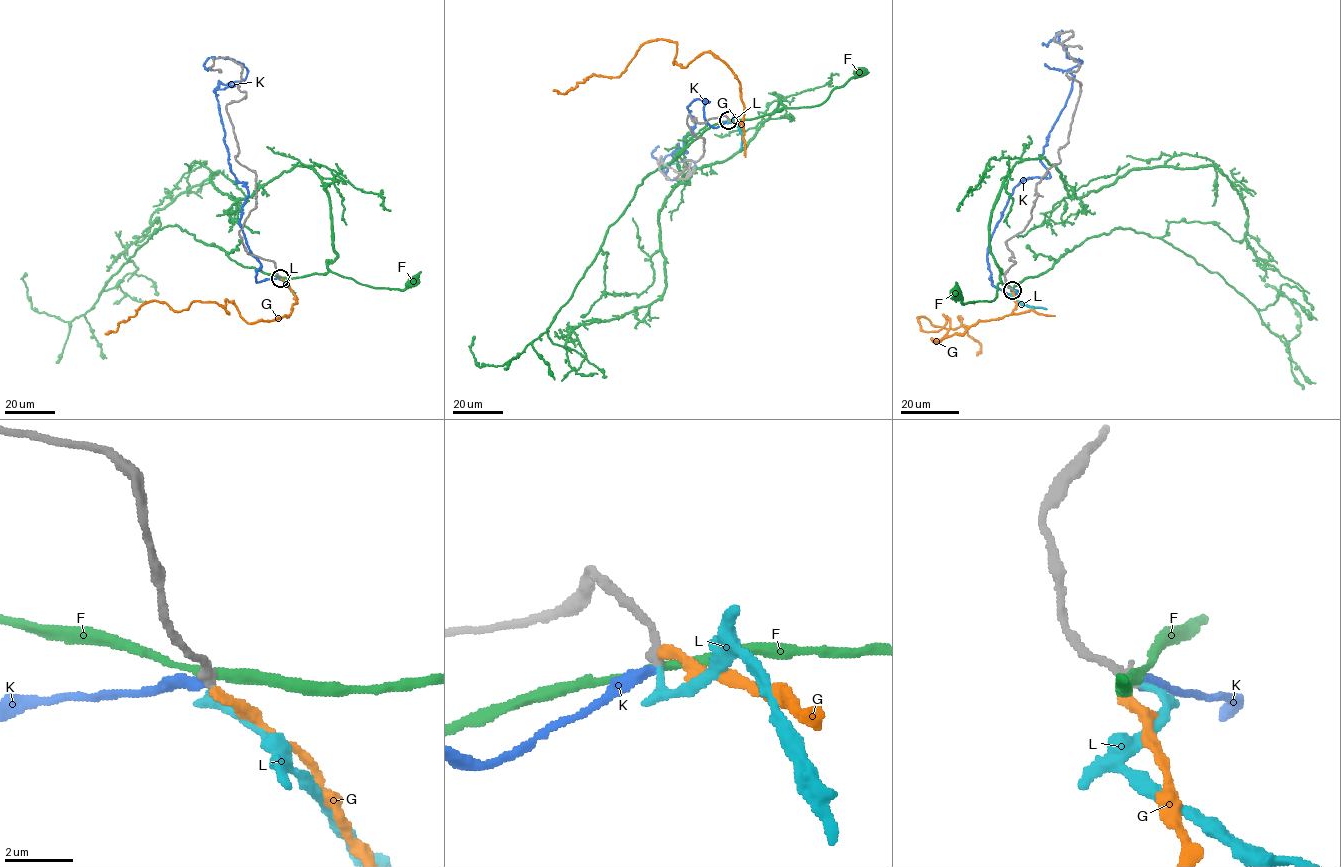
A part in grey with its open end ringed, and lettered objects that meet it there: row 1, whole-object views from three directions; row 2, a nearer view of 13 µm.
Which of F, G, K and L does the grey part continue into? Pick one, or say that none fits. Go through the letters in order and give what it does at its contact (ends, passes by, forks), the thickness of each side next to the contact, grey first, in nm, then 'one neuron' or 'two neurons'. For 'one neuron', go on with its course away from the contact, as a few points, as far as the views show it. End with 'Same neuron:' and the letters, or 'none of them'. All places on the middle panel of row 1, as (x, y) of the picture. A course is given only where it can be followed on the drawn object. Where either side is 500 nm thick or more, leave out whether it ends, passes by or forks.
F: it passes by; calibres 320 and 240 nm; two neurons
G: it ends; calibres 320 and 280 nm; two neurons
K: it ends; calibres 320 and 320 nm; two neurons
L: it passes by; calibres 320 and 160 nm; one neuron; course (728, 120), (734, 120), (739, 127), (742, 149)
Same neuron: L

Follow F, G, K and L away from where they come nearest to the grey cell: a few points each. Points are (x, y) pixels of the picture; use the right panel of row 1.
F: (1012, 289), (1000, 281), (992, 300), (963, 303), (957, 294)
G: (1011, 289), (1010, 314), (939, 342), (949, 320), (924, 332), (917, 318), (956, 329), (960, 316), (976, 355)
K: (1012, 289), (992, 284), (990, 238), (1014, 187), (1050, 177), (1040, 156), (1081, 63), (1062, 31), (1042, 43)
L: (1012, 289), (1014, 293), (1011, 296), (1020, 302), (1046, 309)

